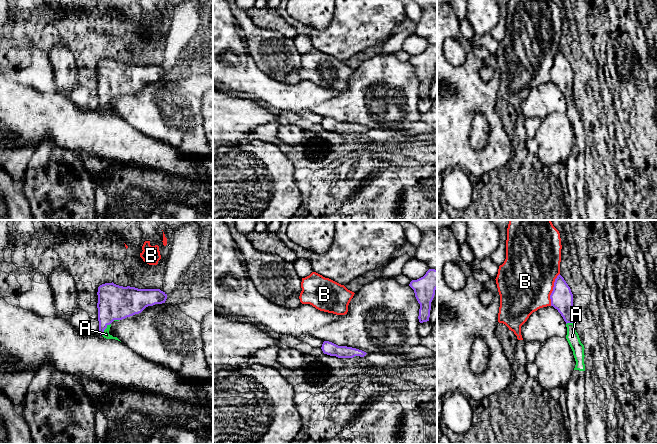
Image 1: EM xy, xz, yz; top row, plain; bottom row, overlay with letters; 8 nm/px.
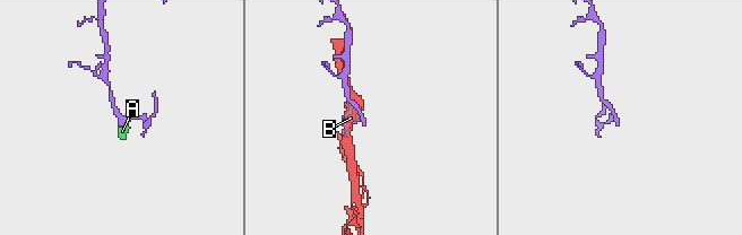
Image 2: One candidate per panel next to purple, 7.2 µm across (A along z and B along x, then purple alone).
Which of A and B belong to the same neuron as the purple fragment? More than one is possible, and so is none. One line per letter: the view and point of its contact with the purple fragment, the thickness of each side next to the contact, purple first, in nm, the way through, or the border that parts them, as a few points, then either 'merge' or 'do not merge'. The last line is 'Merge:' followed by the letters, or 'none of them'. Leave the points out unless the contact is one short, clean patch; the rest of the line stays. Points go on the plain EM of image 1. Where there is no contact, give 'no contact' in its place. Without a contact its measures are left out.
A: contact xy (105, 104); calibres 280 and 50 nm; way xy (115, 78), (105, 93), (105, 104), (106, 110); merge
B: contact yz (553, 65); calibres 180 and 460 nm; do not merge
Merge: A

